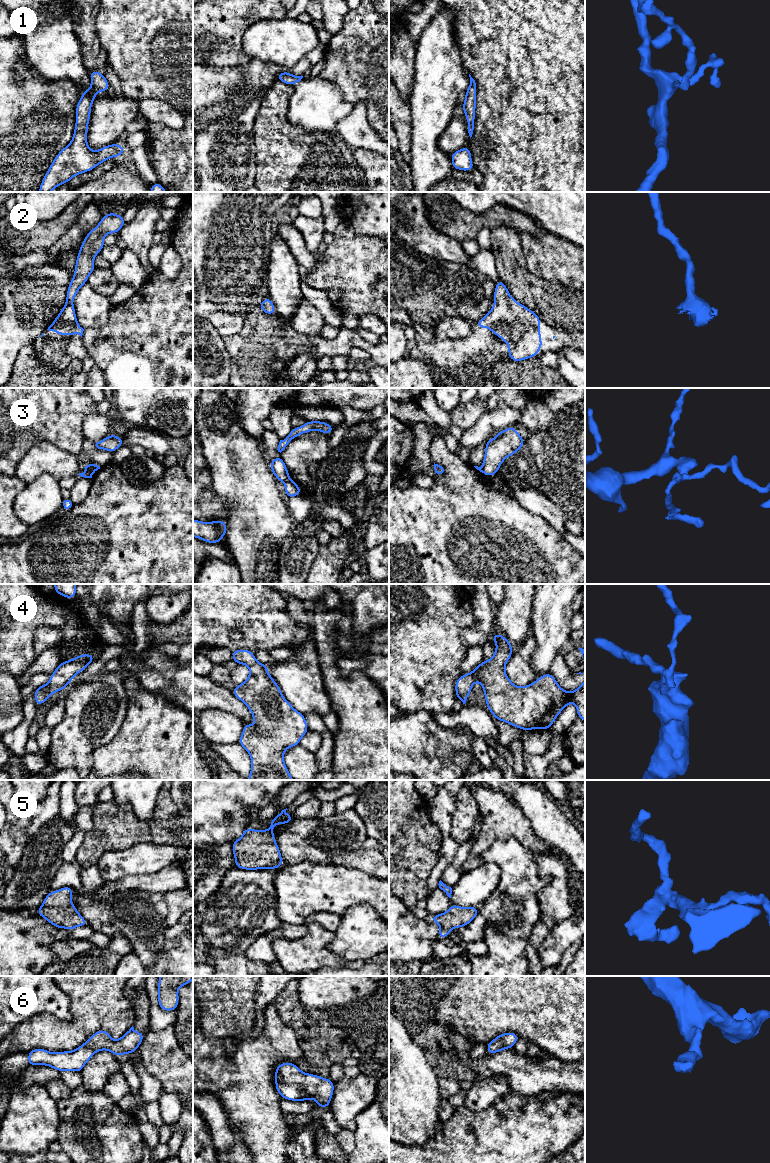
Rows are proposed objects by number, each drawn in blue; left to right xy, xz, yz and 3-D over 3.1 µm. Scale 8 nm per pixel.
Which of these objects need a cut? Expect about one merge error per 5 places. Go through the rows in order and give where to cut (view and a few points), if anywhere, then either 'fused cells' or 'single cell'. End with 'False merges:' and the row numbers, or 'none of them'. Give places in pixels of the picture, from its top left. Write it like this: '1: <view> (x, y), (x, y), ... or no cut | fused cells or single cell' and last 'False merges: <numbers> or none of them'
1: no cut | single cell
2: no cut | single cell
3: xz (290, 479), (285, 483) | fused cells
4: no cut | single cell
5: no cut | single cell
6: no cut | single cell
False merges: 3

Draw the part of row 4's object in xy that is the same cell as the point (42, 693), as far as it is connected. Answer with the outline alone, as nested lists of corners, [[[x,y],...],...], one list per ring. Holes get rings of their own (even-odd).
[[[82,654],[66,662],[61,661],[55,671],[50,675],[50,681],[34,690],[36,706],[45,703],[53,693],[60,690],[64,691],[73,677],[84,671],[95,659],[93,654]]]

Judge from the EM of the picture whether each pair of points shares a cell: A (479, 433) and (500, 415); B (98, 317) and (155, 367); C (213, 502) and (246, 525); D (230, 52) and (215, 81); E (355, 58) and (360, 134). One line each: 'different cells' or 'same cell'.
A: same cell
B: different cells
C: different cells
D: different cells
E: different cells

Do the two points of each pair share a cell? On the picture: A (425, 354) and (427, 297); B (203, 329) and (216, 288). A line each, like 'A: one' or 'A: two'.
A: two
B: two

